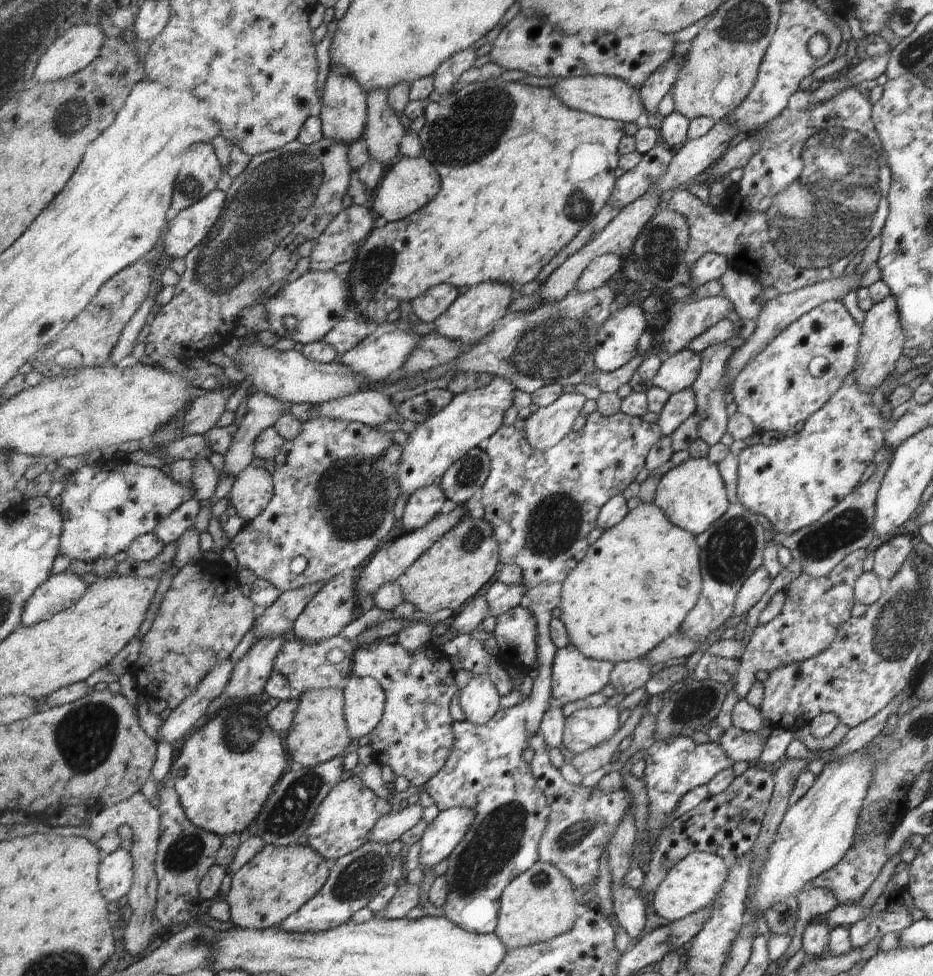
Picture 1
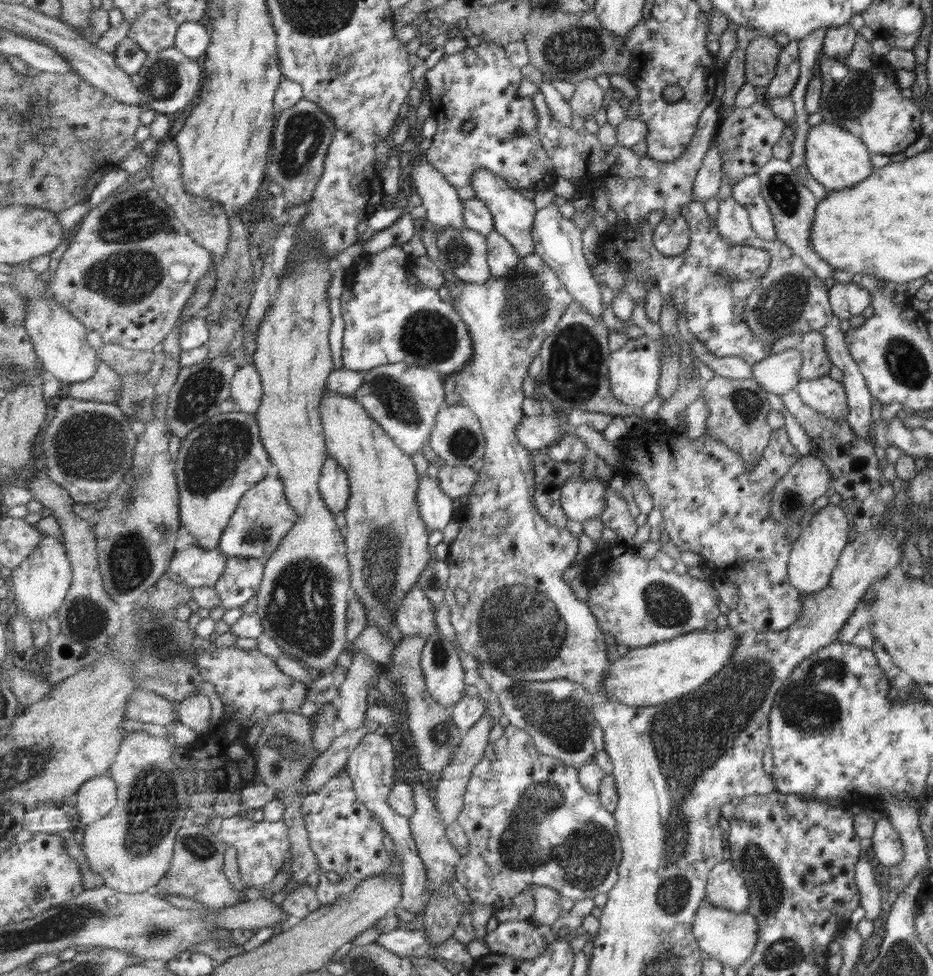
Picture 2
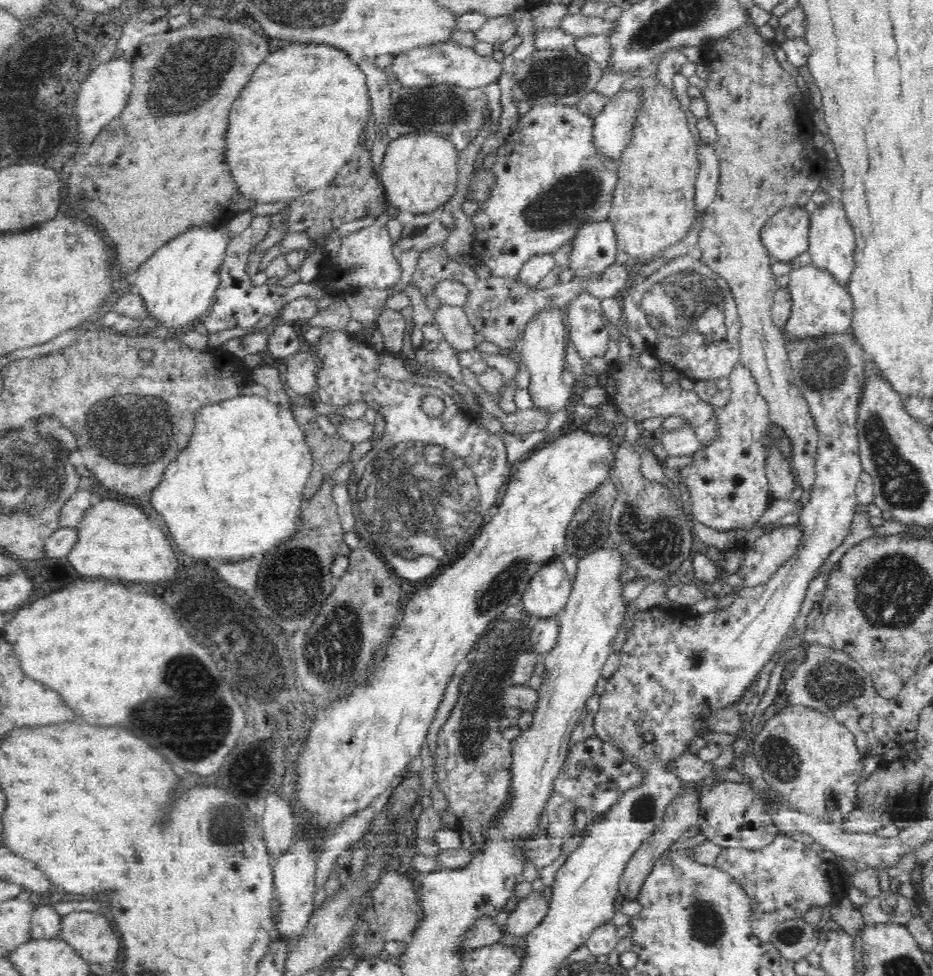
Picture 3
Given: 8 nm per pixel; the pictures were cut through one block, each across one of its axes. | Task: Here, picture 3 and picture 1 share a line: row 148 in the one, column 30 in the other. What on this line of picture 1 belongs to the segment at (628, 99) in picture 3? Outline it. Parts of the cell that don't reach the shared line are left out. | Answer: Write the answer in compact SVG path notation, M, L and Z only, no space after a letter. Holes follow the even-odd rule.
M70 570L54 573L27 602L23 610L23 626L37 626L68 610L83 598L87 584Z

